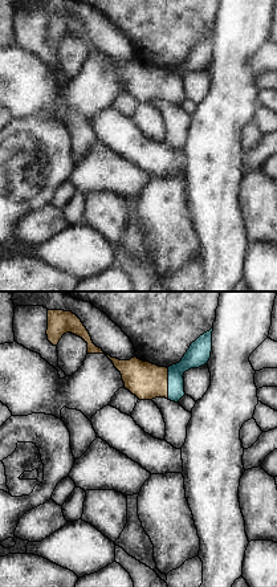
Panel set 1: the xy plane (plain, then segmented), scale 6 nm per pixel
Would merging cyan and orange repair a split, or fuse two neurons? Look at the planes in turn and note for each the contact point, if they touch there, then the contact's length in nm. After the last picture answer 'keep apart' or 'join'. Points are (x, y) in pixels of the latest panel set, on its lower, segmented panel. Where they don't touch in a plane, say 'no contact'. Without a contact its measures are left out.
(168, 383) | 180 nm

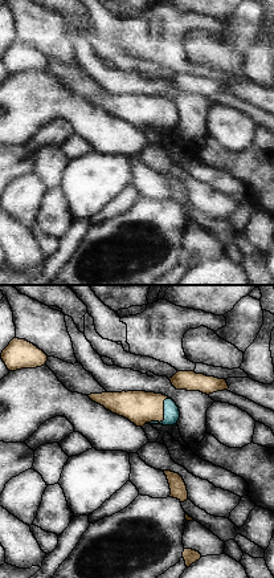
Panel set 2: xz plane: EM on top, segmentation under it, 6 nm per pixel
(164, 416) | 220 nm

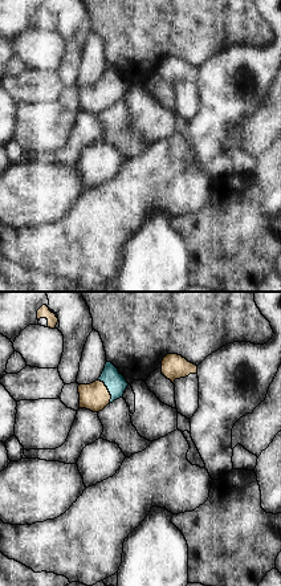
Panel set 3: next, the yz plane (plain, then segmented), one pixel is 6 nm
(109, 391) | 170 nm

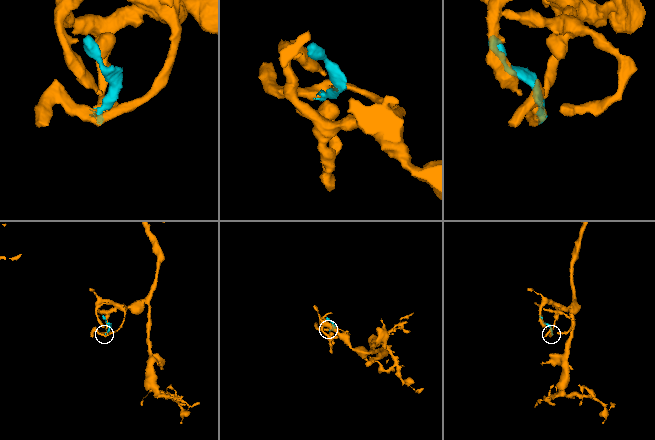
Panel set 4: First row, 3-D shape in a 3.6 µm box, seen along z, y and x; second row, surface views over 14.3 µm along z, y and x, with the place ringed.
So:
join

